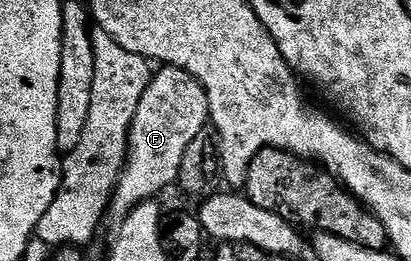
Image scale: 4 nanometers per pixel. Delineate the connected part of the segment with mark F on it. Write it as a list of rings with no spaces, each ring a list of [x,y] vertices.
[[[164,66],[153,75],[148,83],[146,94],[142,94],[142,102],[138,102],[138,114],[134,114],[132,125],[128,131],[128,156],[124,160],[124,169],[120,171],[120,179],[116,181],[116,193],[112,196],[111,215],[123,218],[147,200],[159,197],[163,188],[168,188],[180,179],[182,158],[186,158],[186,146],[194,142],[209,127],[208,99],[204,88],[184,68]]]

